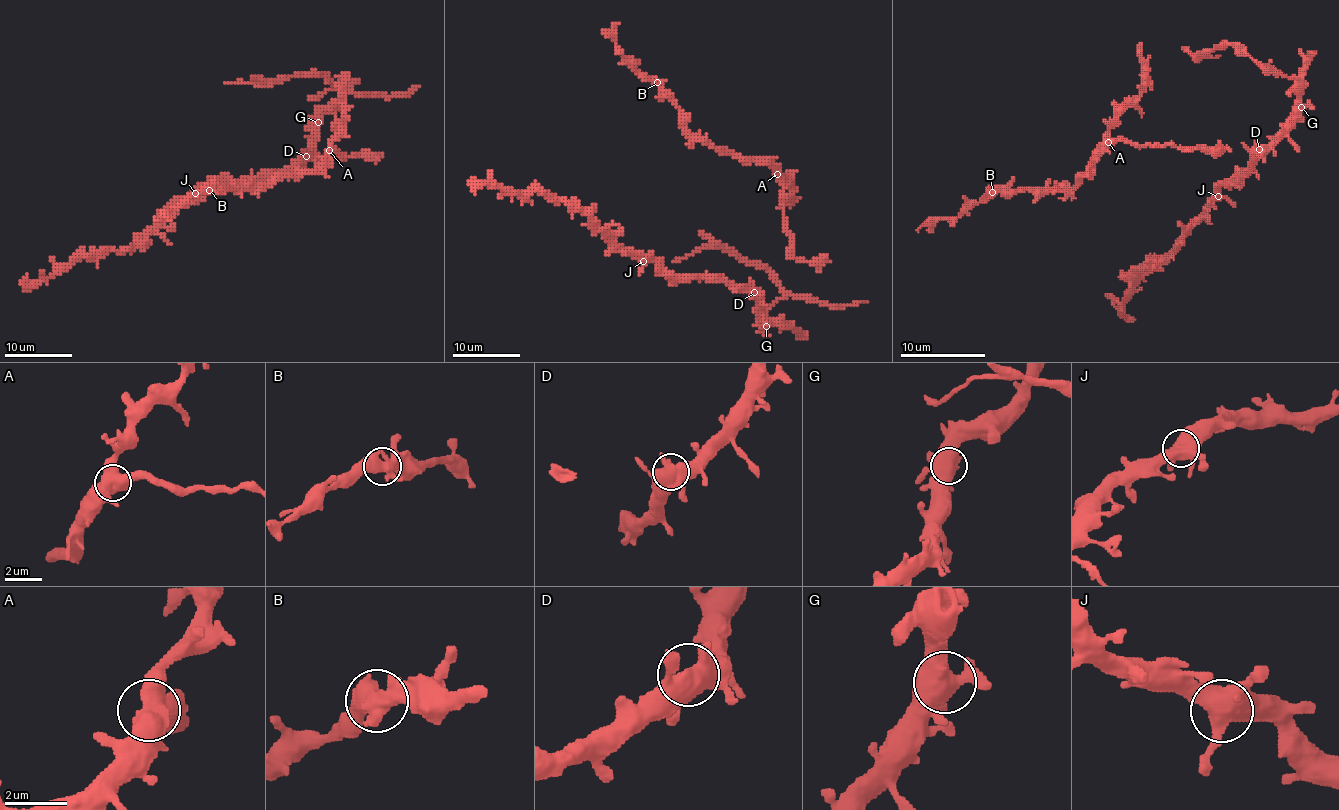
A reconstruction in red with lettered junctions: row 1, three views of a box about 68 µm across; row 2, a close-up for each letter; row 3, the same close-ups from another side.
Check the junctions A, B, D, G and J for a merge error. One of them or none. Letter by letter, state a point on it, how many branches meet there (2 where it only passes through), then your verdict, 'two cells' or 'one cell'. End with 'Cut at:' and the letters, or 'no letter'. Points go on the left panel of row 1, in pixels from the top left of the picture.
A: (329, 150) | 4 | two cells
B: (209, 190) | 3 | one cell
D: (306, 156) | 4 | one cell
G: (318, 122) | 4 | one cell
J: (195, 193) | 4 | one cell
Cut at: A

